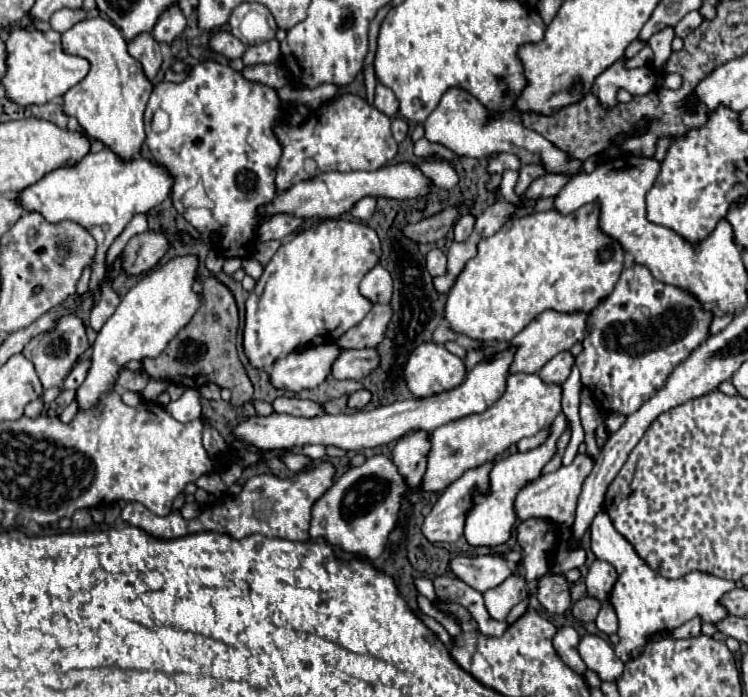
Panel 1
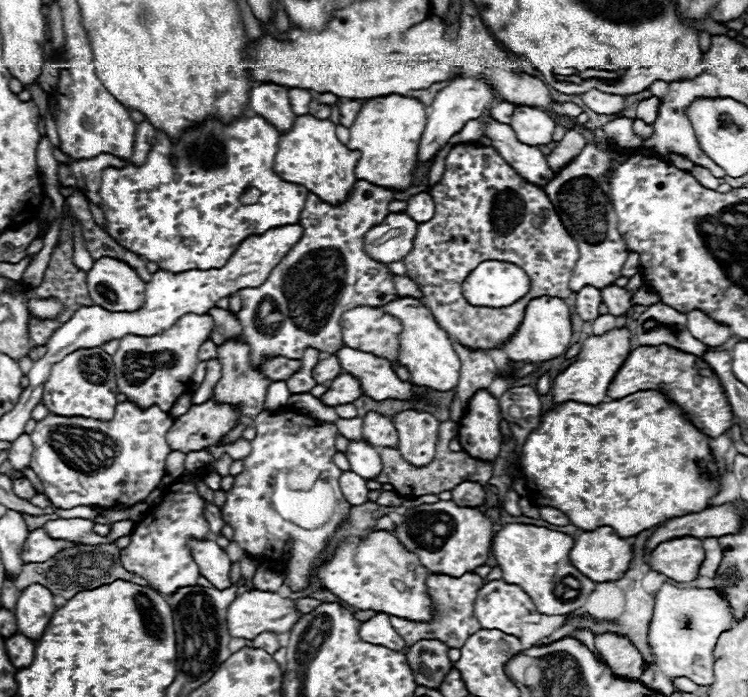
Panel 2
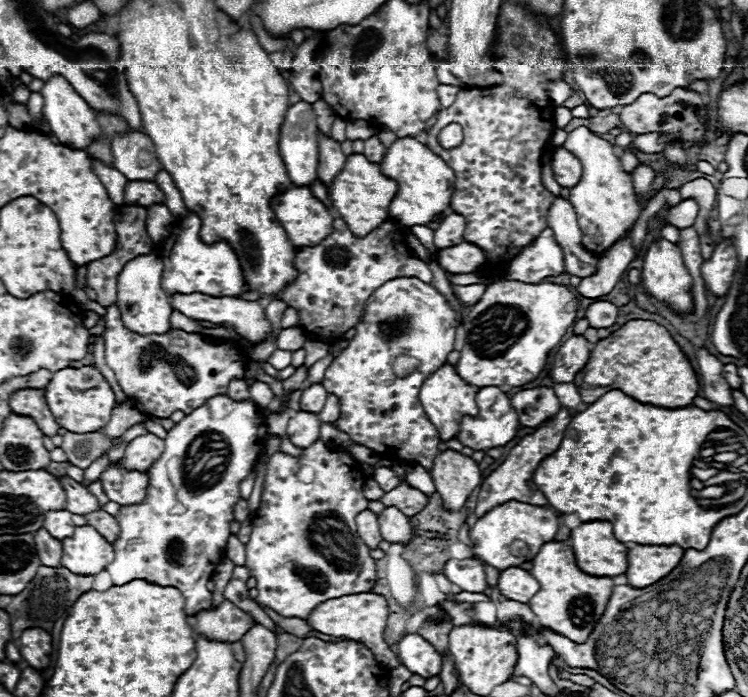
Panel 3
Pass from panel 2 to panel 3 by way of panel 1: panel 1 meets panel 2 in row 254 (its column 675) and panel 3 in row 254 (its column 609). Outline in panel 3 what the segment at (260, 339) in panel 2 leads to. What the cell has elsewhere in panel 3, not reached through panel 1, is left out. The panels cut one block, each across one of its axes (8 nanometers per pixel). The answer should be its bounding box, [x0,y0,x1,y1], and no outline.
[280,218,434,340]

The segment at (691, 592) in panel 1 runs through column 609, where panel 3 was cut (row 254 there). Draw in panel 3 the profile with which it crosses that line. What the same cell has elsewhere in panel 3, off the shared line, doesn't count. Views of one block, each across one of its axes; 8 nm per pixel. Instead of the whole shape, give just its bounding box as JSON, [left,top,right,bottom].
[506,230,564,284]

